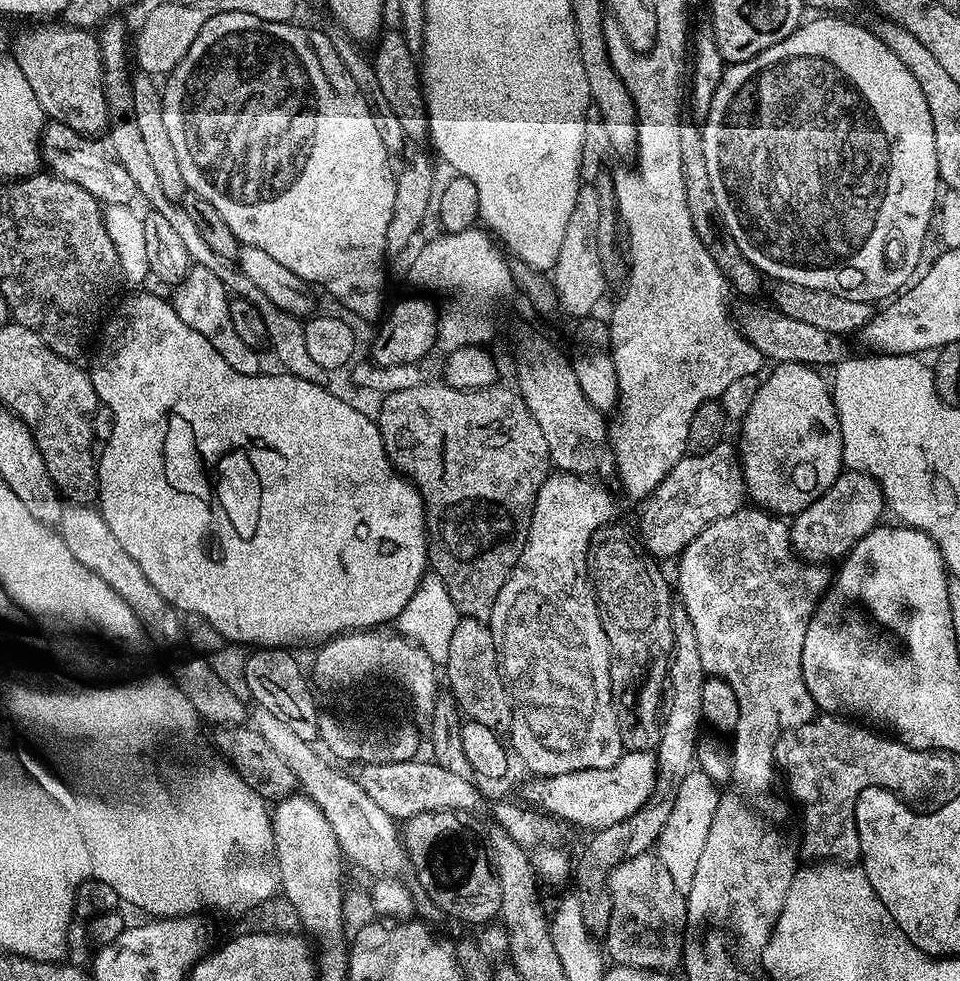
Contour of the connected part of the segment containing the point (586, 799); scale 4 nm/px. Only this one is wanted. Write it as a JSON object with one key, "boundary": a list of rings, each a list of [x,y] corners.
{"boundary":[[[625,751],[622,758],[610,767],[529,777],[530,780],[520,788],[520,798],[525,805],[544,811],[559,821],[566,820],[588,832],[600,831],[624,821],[648,801],[656,774],[657,760],[653,751]]]}

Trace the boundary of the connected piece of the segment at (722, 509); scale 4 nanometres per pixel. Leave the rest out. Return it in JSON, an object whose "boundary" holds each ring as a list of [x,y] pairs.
{"boundary":[[[722,442],[714,446],[714,450],[684,455],[674,470],[666,474],[664,481],[643,501],[639,539],[649,556],[676,558],[687,544],[706,530],[706,526],[734,514],[745,504],[744,471],[740,468],[737,449]]]}

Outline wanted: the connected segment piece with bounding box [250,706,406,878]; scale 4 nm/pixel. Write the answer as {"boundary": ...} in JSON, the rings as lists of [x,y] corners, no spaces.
{"boundary":[[[259,706],[253,709],[250,712],[250,727],[266,738],[270,750],[277,751],[285,759],[297,785],[326,814],[330,830],[334,830],[334,838],[338,838],[341,853],[351,863],[353,860],[358,867],[365,868],[372,878],[392,878],[400,874],[406,868],[406,853],[397,821],[386,814],[386,810],[382,810],[382,806],[378,806],[378,802],[366,794],[366,790],[362,790],[355,775],[347,776],[335,768],[337,765],[331,759],[323,760],[320,757],[321,749],[315,743],[298,738],[293,728],[286,726],[286,722],[280,721],[275,714],[270,714],[270,710]]]}

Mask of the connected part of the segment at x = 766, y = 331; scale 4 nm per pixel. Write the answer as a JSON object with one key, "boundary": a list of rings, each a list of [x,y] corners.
{"boundary":[[[748,308],[738,316],[738,327],[744,337],[764,355],[765,361],[782,364],[810,364],[835,366],[842,360],[849,359],[850,352],[845,337],[835,336],[826,330],[818,330],[818,326],[809,326],[806,322],[798,322],[798,318],[790,318],[768,308]]]}

